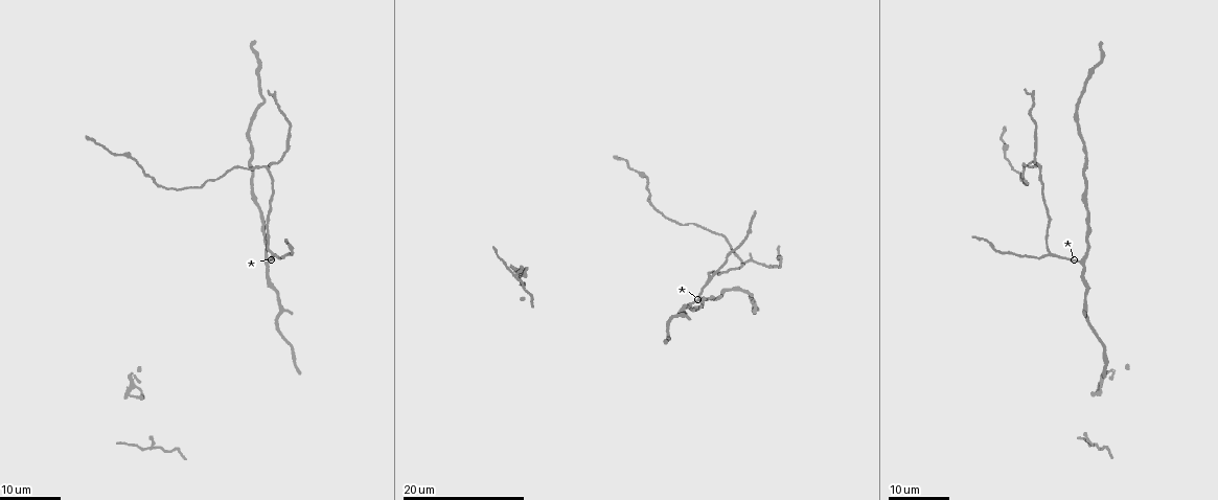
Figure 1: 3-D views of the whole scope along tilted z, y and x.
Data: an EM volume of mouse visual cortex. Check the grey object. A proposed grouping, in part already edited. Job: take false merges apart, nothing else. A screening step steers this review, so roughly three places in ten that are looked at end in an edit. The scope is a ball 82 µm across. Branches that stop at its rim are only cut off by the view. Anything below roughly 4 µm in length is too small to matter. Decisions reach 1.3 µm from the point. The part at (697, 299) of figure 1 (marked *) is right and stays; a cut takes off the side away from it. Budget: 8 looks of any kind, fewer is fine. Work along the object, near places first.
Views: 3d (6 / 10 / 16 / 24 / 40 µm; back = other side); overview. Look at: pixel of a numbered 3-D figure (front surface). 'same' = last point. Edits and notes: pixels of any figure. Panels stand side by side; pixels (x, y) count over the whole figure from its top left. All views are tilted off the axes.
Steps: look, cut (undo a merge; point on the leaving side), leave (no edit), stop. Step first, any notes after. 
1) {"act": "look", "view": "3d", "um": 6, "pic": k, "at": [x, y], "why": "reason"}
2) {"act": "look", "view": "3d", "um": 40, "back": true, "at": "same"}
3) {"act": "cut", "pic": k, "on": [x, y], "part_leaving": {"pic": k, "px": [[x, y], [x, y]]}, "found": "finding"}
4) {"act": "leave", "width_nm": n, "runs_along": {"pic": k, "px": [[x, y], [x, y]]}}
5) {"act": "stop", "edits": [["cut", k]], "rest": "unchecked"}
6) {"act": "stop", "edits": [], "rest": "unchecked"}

{"act": "look", "view": "3d", "um": 24, "pic": 1, "at": [267, 260], "why": "two arms in line, one across"}

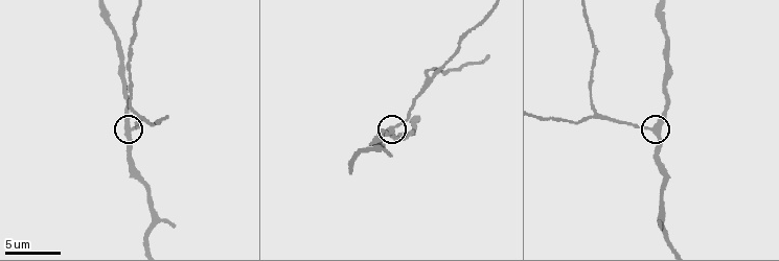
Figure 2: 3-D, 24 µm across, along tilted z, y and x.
{"act": "look", "view": "3d", "um": 10, "pic": 2, "at": [391, 131], "why": "closer look"}

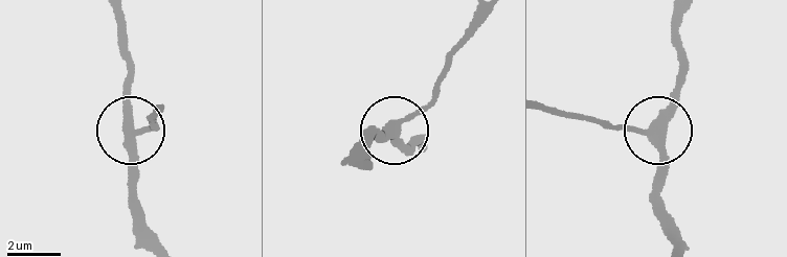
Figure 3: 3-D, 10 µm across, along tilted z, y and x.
{"act": "leave", "runs_along": {"pic": 3, "px": [[621, 125], [653, 130], [679, 77], [679, 46]]}, "found": "one neuron here"}

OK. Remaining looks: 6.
{"act": "look", "view": "3d", "um": 6, "pic": 2, "at": [662, 204], "why": "thick turns thin"}

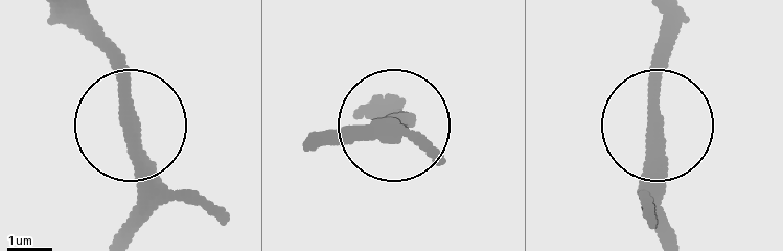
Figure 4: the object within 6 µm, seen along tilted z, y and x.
{"act": "leave", "runs_along": {"pic": 4, "px": [[86, 19], [127, 98], [136, 229]]}, "found": "all the same neuron"}

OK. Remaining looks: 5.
{"act": "look", "view": "3d", "um": 10, "pic": 2, "at": [428, 78], "why": "three arms meet"}

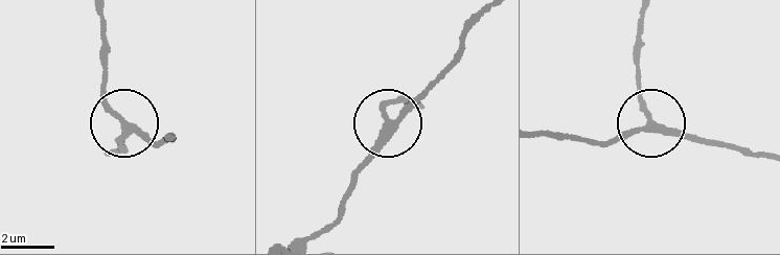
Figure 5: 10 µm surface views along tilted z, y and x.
{"act": "look", "view": "3d", "um": 6, "pic": 5, "at": [125, 122]}

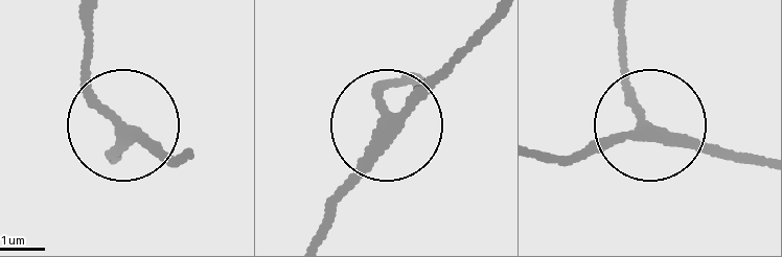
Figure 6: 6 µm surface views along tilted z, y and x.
{"act": "leave", "width_nm": 230, "runs_along": {"pic": 6, "px": [[762, 164], [646, 127], [558, 156]]}, "found": "all the same neuron"}

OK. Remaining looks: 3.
{"act": "look", "view": "3d", "um": 16, "pic": 1, "at": [270, 168]}

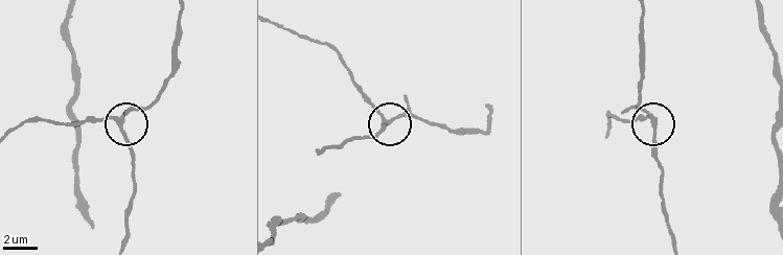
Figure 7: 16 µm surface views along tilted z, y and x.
{"act": "look", "view": "3d", "um": 10, "pic": 7, "at": [655, 121]}

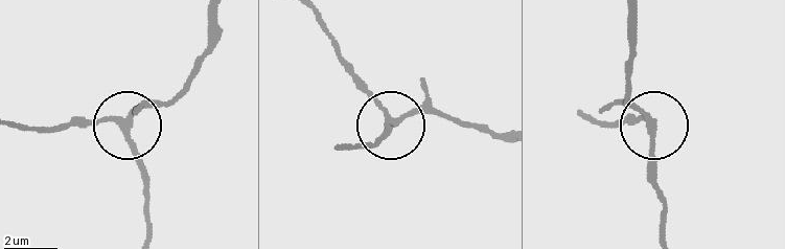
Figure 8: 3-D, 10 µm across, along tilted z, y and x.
{"act": "leave", "arms": 3, "runs_along": {"pic": 8, "px": [[667, 240], [652, 127], [626, 106], [625, 95]]}, "found": "one neuron here"}

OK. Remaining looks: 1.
{"act": "stop", "edits": [], "rest": "unchecked"}

